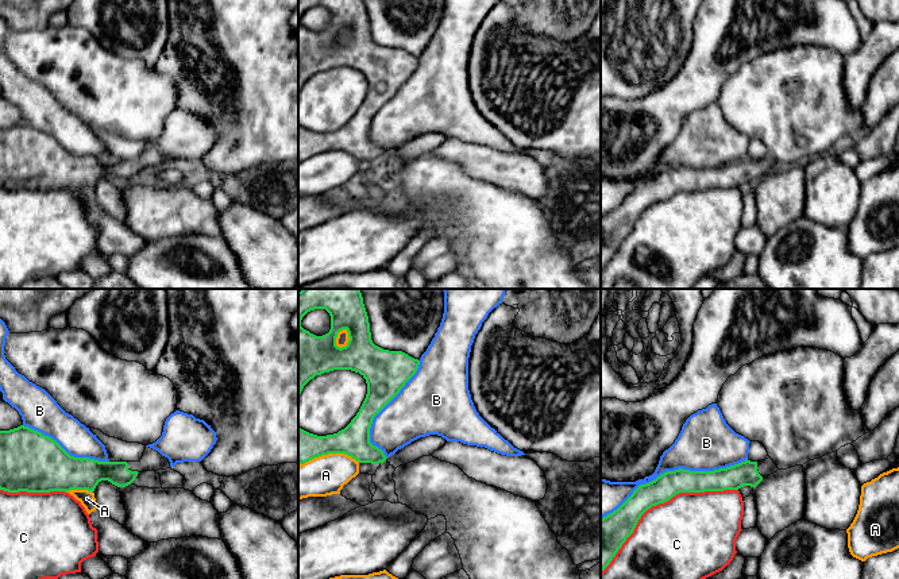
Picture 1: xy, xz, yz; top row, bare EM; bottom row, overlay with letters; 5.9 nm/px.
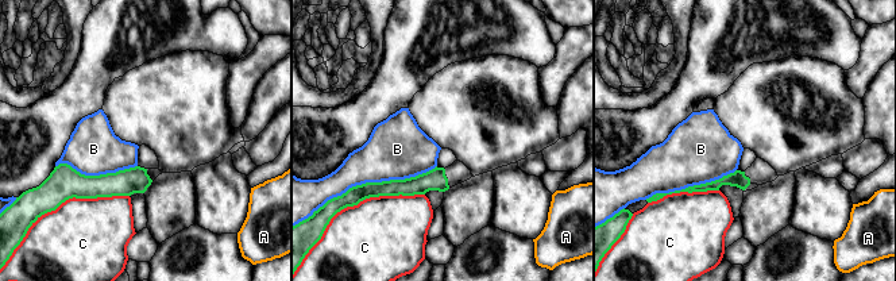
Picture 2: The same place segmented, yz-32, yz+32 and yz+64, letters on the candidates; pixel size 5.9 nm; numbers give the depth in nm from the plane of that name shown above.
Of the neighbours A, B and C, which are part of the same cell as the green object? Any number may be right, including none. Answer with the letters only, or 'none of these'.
none of these

